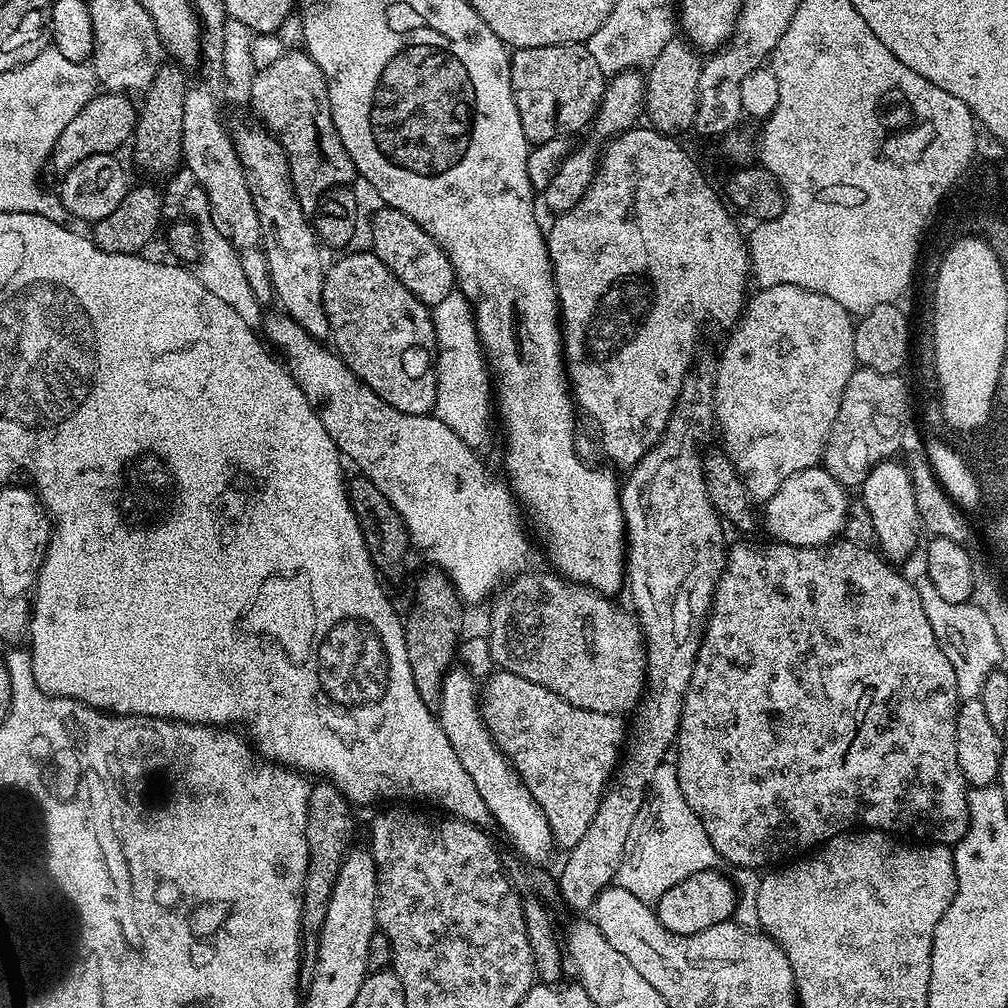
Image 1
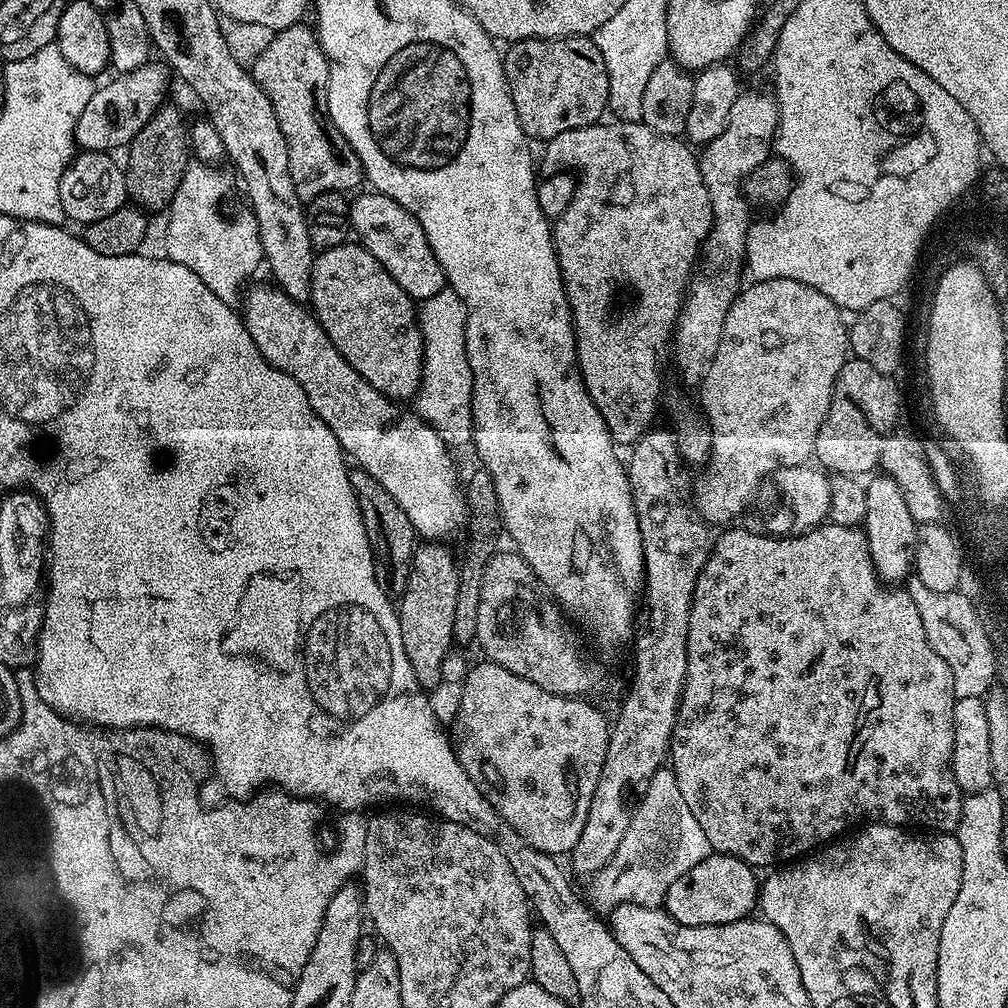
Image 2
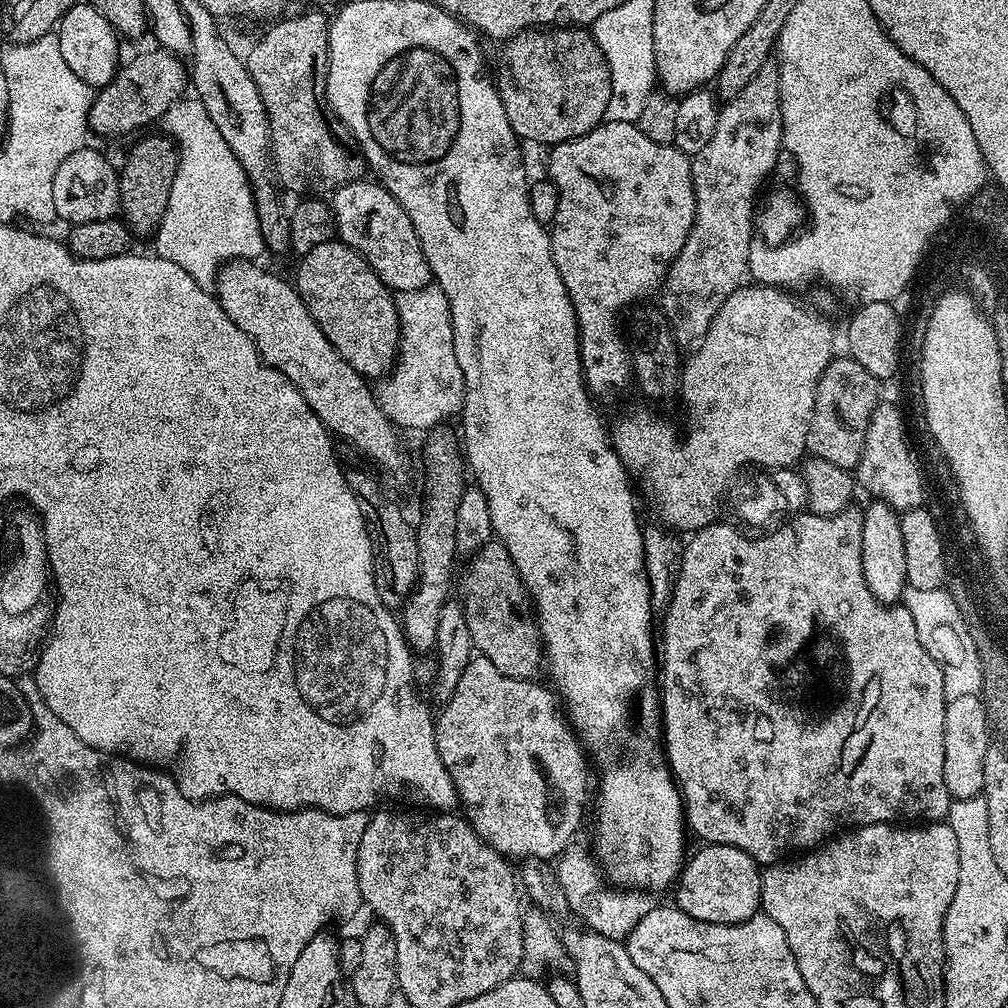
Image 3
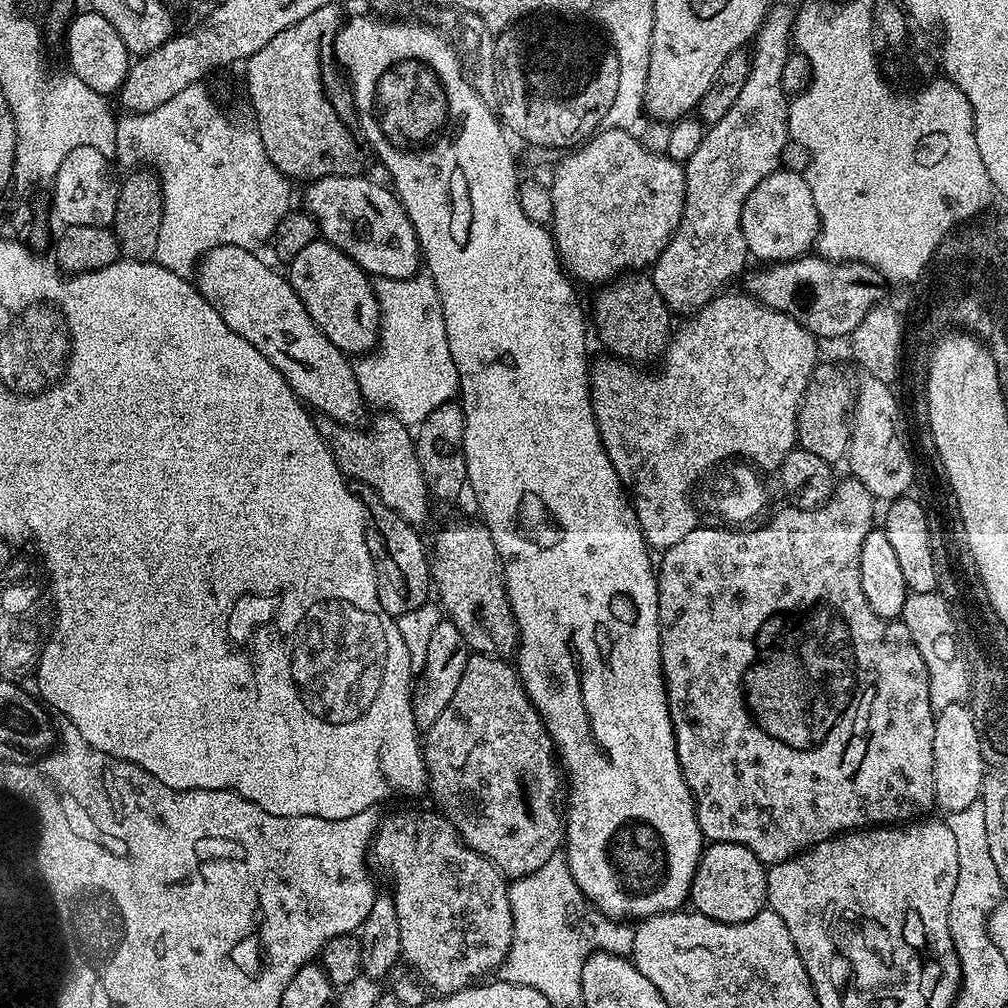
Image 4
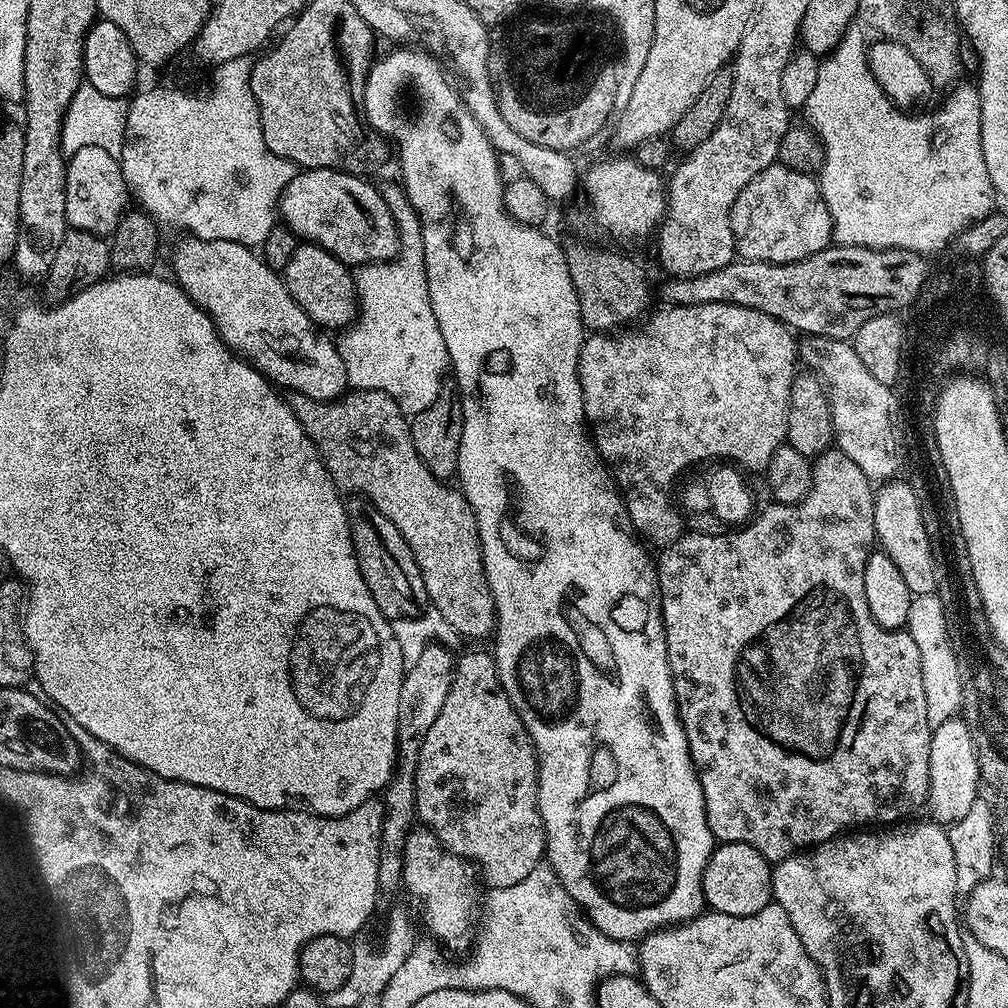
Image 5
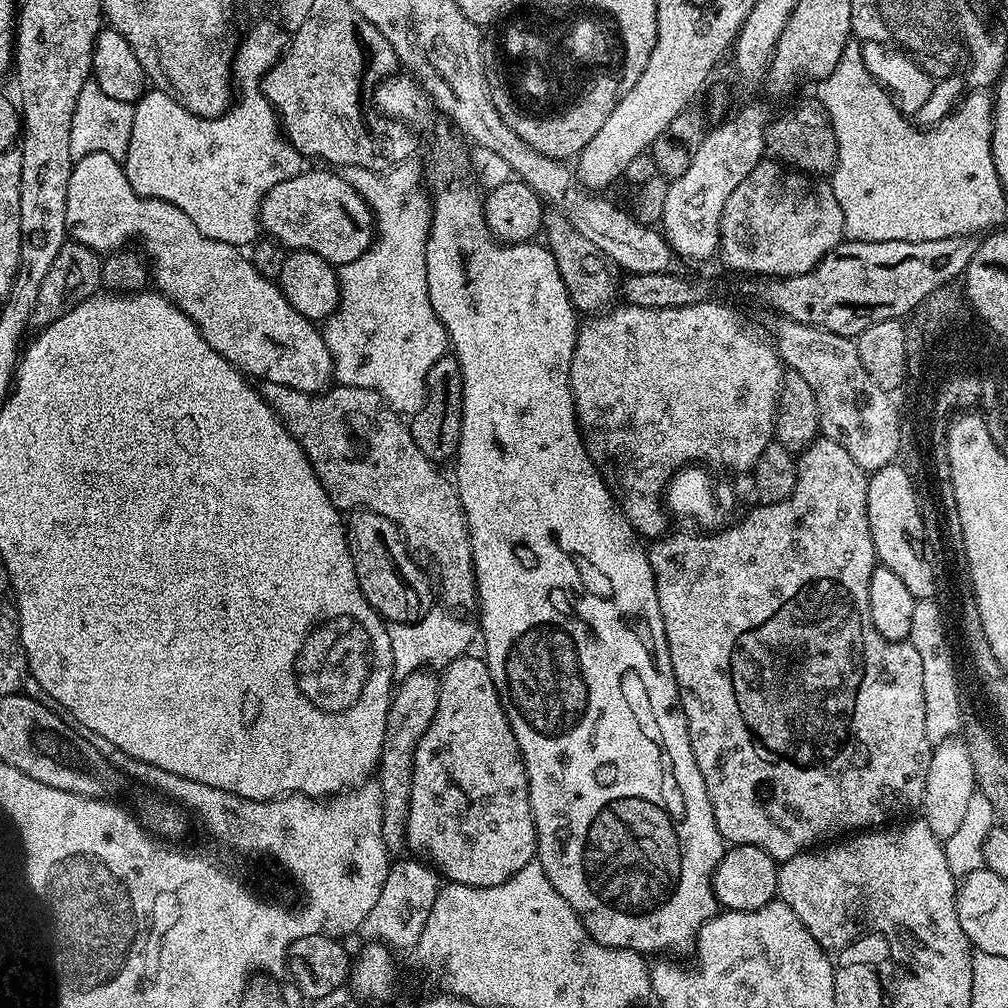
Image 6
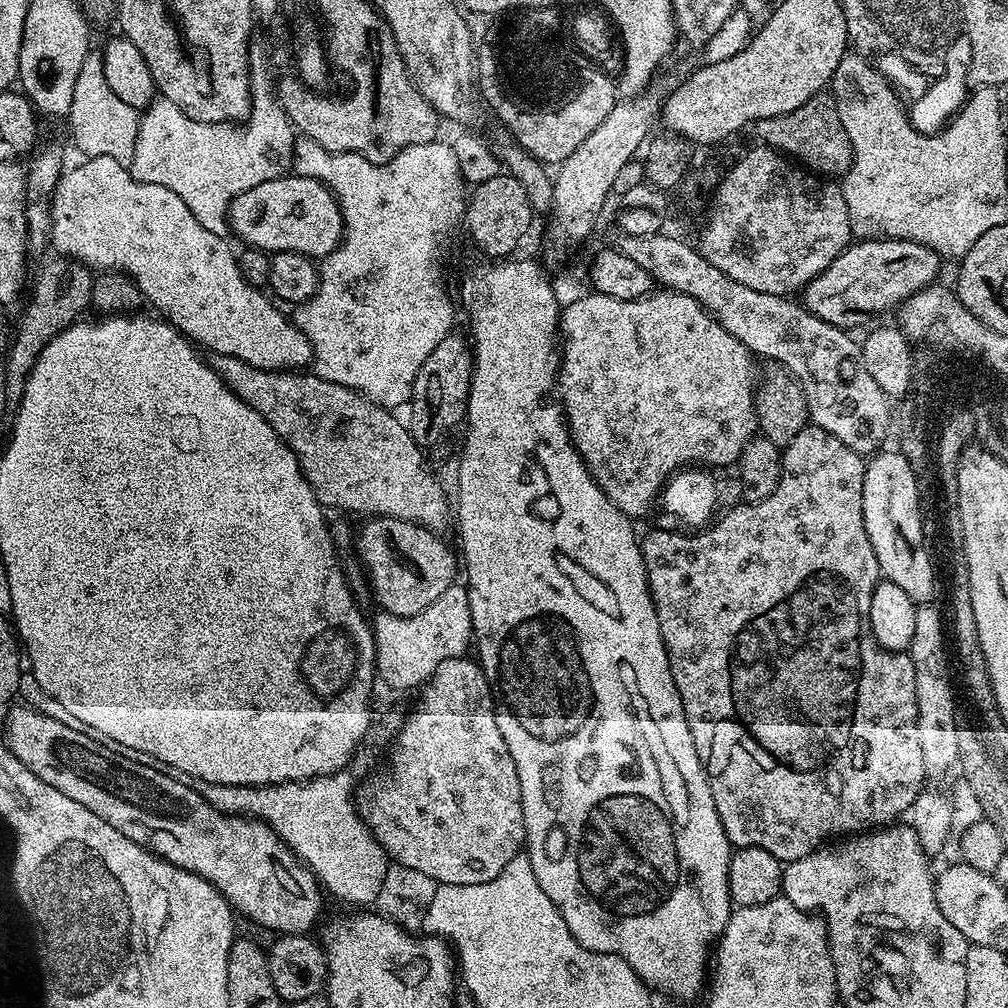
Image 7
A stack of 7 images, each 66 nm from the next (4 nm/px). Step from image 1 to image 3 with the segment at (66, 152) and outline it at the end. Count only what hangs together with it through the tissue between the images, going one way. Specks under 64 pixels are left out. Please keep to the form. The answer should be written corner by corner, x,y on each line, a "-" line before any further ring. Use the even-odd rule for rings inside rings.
153,47
153,52
140,52
117,71
105,88
95,93
89,111
89,126
97,137
124,136
159,121
170,106
186,92
186,64
173,52
-
128,64
128,65
127,65
-
185,88
185,92
184,92

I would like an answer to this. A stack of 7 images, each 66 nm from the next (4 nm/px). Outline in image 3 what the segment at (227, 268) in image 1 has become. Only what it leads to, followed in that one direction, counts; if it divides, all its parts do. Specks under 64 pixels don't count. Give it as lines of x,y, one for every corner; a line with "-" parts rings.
181,98
166,110
162,117
163,131
176,143
176,151
180,153
178,166
174,174
174,186
170,186
170,202
166,206
166,214
160,223
160,229
154,237
155,255
166,258
166,262
174,262
174,266
182,266
194,282
205,286
216,283
216,273
229,260
251,260
265,255
266,249
258,214
256,213
256,197
248,173
238,162
226,138
218,134
214,122
210,122
210,114
206,114
206,106
195,98

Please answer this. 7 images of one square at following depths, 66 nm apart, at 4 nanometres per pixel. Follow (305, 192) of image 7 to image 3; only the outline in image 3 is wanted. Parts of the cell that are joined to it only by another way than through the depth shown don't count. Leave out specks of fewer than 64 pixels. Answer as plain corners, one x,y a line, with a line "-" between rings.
368,178
349,180
331,193
330,203
339,240
359,252
393,293
422,290
430,283
432,271
422,254
418,234
414,234
414,222
383,184
371,184

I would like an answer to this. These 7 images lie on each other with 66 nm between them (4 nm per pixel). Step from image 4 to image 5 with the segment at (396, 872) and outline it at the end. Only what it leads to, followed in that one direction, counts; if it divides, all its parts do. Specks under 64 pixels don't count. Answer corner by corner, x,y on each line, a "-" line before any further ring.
413,827
406,840
402,884
424,911
424,924
429,932
427,935
443,945
449,953
467,953
473,947
474,935
482,918
482,892
480,896
479,883
481,881
475,864
446,850
431,828

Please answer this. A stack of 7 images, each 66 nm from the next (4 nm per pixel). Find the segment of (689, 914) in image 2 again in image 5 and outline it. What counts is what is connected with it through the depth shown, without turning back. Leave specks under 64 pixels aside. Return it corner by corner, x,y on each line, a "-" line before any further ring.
742,842
717,843
702,874
702,894
705,905
713,912
731,916
758,914
758,910
773,903
772,870
773,865
762,854
758,854
754,846
746,846

